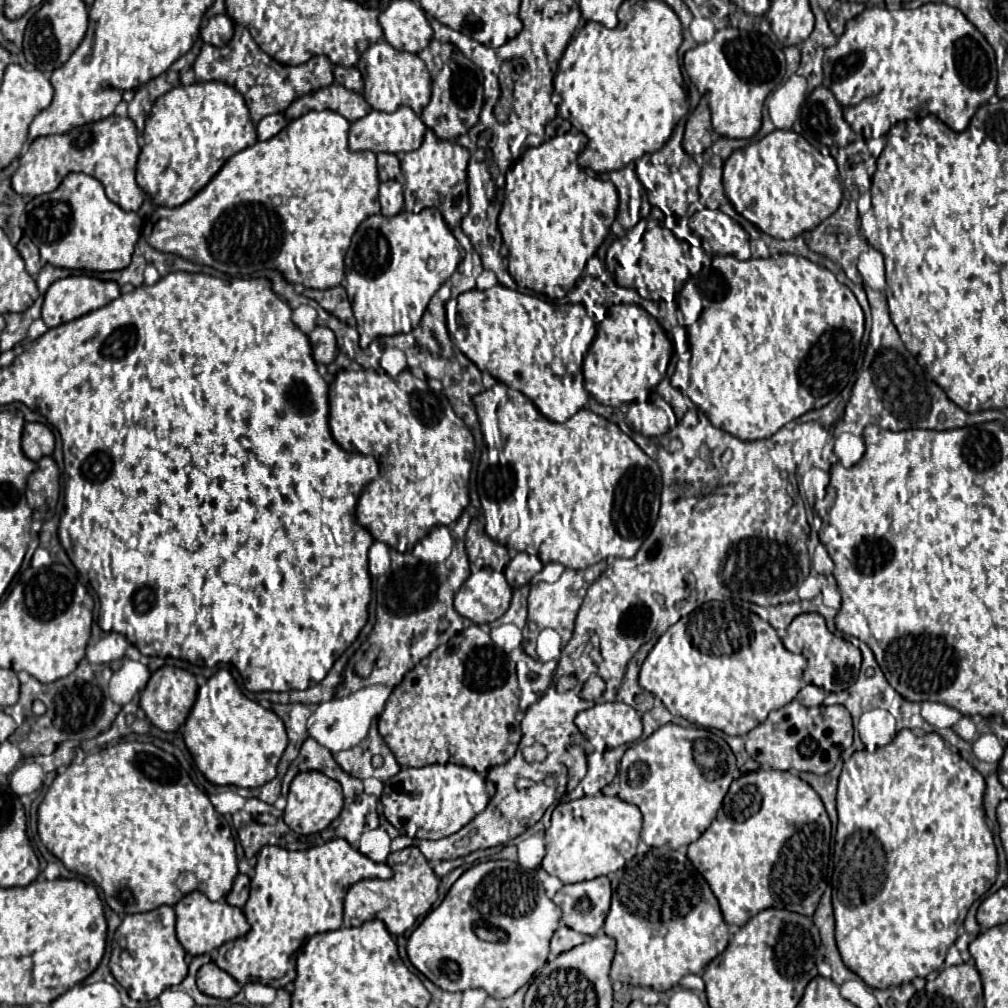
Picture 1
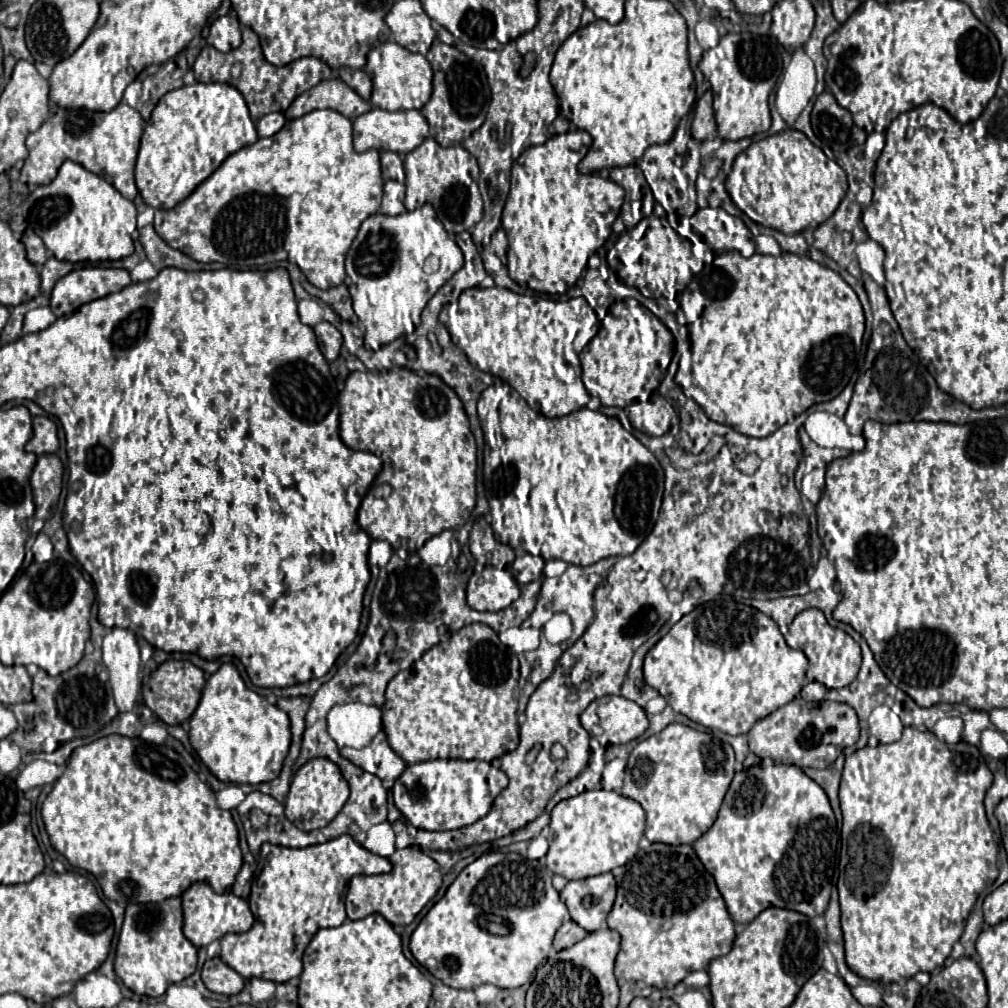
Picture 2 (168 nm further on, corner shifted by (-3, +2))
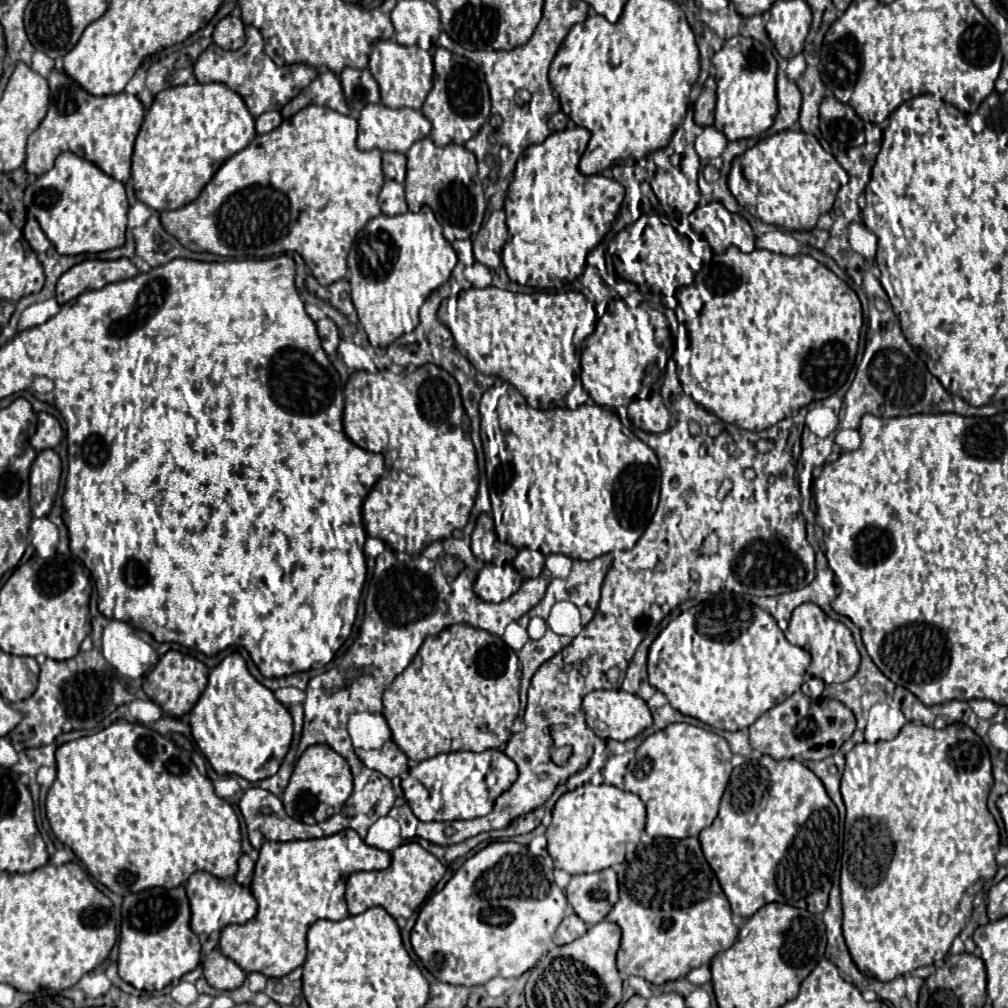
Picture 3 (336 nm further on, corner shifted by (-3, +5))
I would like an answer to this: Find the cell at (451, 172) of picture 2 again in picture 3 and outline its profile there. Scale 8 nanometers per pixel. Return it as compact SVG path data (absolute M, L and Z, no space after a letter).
M430 138L418 140L408 150L408 176L406 176L405 198L409 211L418 212L422 206L430 206L436 214L436 220L444 228L444 236L448 242L472 238L482 224L486 200L482 186L478 184L476 172L476 156L458 144L448 146L434 146Z

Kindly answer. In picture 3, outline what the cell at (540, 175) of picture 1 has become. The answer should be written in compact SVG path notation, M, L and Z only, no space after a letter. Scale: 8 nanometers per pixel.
M580 126L552 132L542 144L528 146L516 162L504 202L510 236L502 250L502 264L512 282L562 290L584 272L588 252L610 230L624 200L624 188L602 174L584 176L578 170L588 136L590 132Z

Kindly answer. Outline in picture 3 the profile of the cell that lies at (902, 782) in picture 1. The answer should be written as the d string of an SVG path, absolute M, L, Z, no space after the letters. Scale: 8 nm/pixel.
M908 722L900 730L900 734L890 742L862 742L856 744L846 754L845 768L840 781L840 792L846 807L846 820L844 822L844 844L841 855L840 892L842 902L842 932L846 946L850 950L850 956L858 970L868 976L882 982L890 982L898 976L904 976L906 972L912 972L920 966L930 966L938 960L942 960L952 946L952 940L962 932L966 926L966 920L972 914L972 898L976 892L984 888L986 882L990 882L996 876L998 864L994 860L998 848L1000 848L1000 830L992 818L992 814L986 808L988 792L994 784L992 778L992 766L990 766L990 754L988 754L988 790L986 790L986 746L982 738L964 724L948 724L942 730Z

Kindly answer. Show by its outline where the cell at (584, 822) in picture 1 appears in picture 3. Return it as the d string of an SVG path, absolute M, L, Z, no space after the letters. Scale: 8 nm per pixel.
M584 784L584 786L576 788L576 790L572 790L572 792L566 792L566 794L560 796L560 800L556 802L556 806L554 806L554 810L552 810L552 824L550 824L546 830L547 851L548 854L552 856L552 860L554 860L554 868L560 868L560 870L564 870L564 872L568 872L568 874L600 872L600 870L604 870L604 868L610 868L610 866L618 864L618 862L624 862L624 856L626 856L626 844L628 844L628 842L634 842L634 846L636 846L636 844L640 842L641 835L645 832L645 824L646 808L644 804L642 804L642 800L640 800L636 794L626 792L626 790L620 790L620 788L616 788L616 786L608 786L608 784L600 784L600 786Z

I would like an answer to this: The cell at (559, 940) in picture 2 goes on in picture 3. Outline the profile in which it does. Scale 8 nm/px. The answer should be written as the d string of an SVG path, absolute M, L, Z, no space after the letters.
M570 914L562 920L562 924L558 926L556 930L556 936L554 936L554 942L556 944L570 944L574 942L576 938L580 938L582 934L586 934L588 926L576 916L576 914Z

